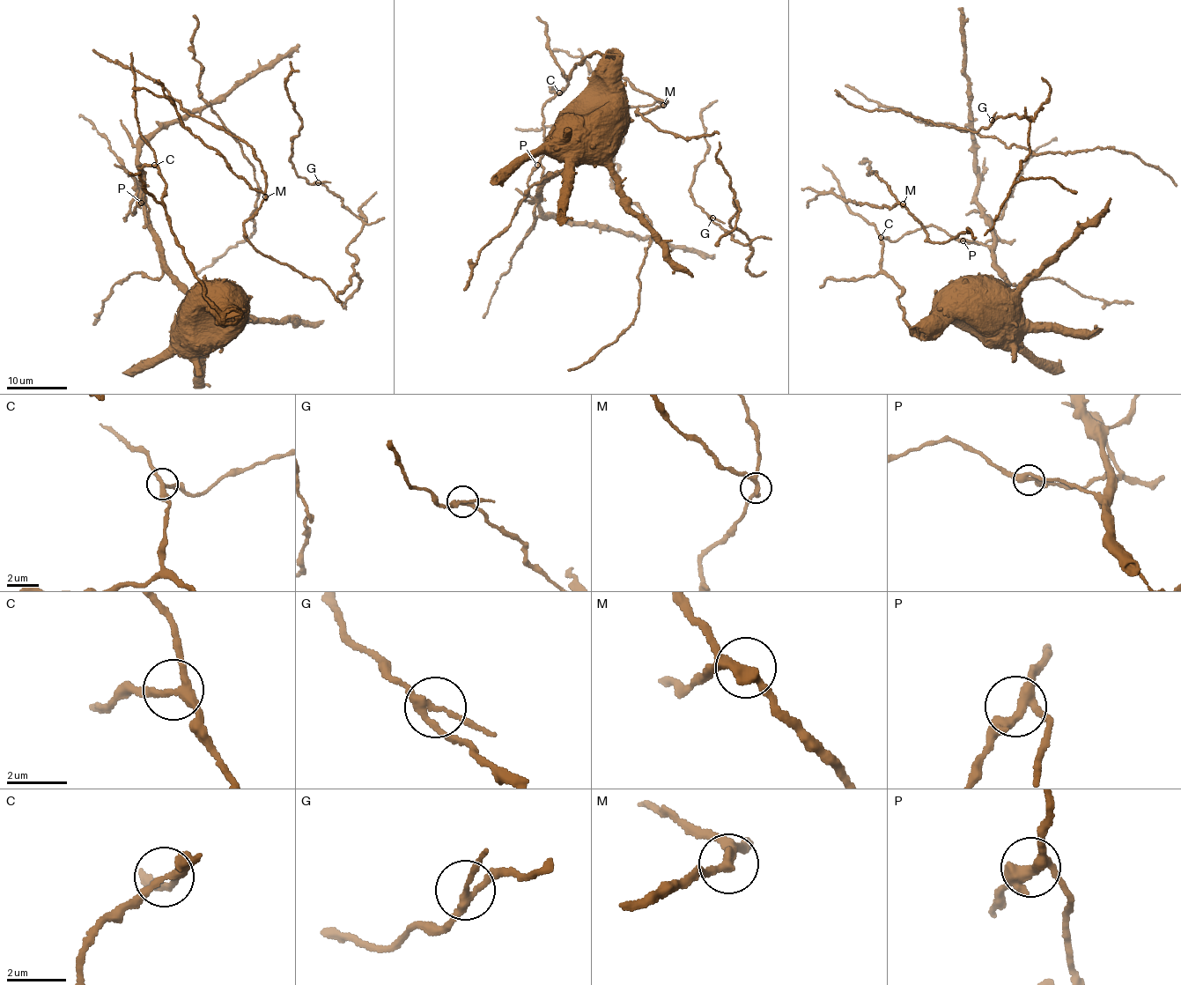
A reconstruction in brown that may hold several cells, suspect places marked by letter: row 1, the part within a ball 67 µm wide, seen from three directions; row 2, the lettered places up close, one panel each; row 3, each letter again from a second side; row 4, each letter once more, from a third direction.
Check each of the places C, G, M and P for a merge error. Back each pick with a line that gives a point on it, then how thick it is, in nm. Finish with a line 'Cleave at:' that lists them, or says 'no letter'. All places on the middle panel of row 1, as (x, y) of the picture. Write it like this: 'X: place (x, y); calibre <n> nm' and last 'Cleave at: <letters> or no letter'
Cleave at: no letter

